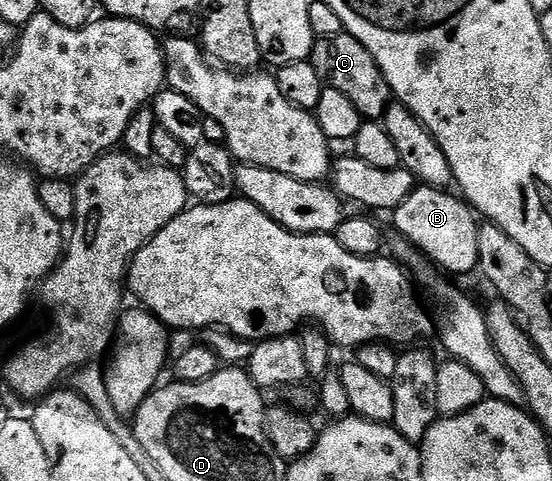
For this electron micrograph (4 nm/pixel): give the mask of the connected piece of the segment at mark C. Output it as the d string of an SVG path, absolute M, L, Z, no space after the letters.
M345 31L333 37L317 37L310 60L325 86L334 91L342 91L342 95L346 95L358 107L361 118L380 121L388 106L393 104L392 88L384 84L384 76L374 55L370 55L370 51L366 51L366 47L362 47L354 35Z

